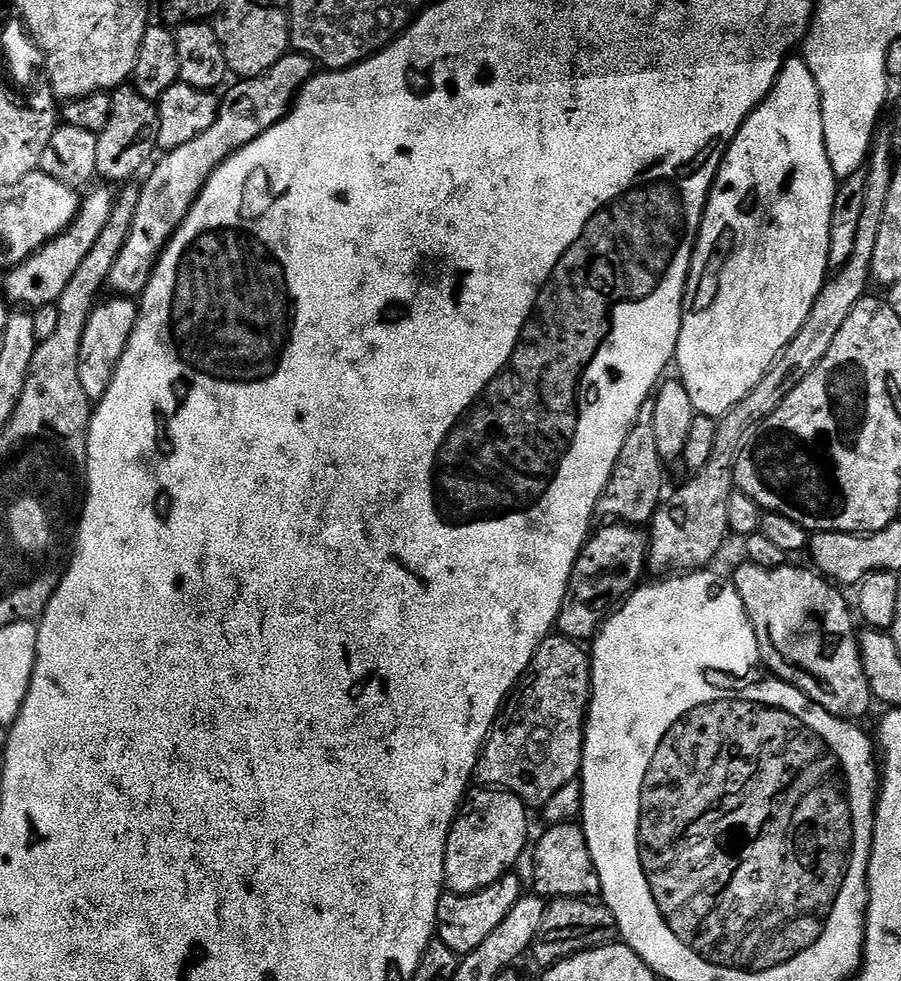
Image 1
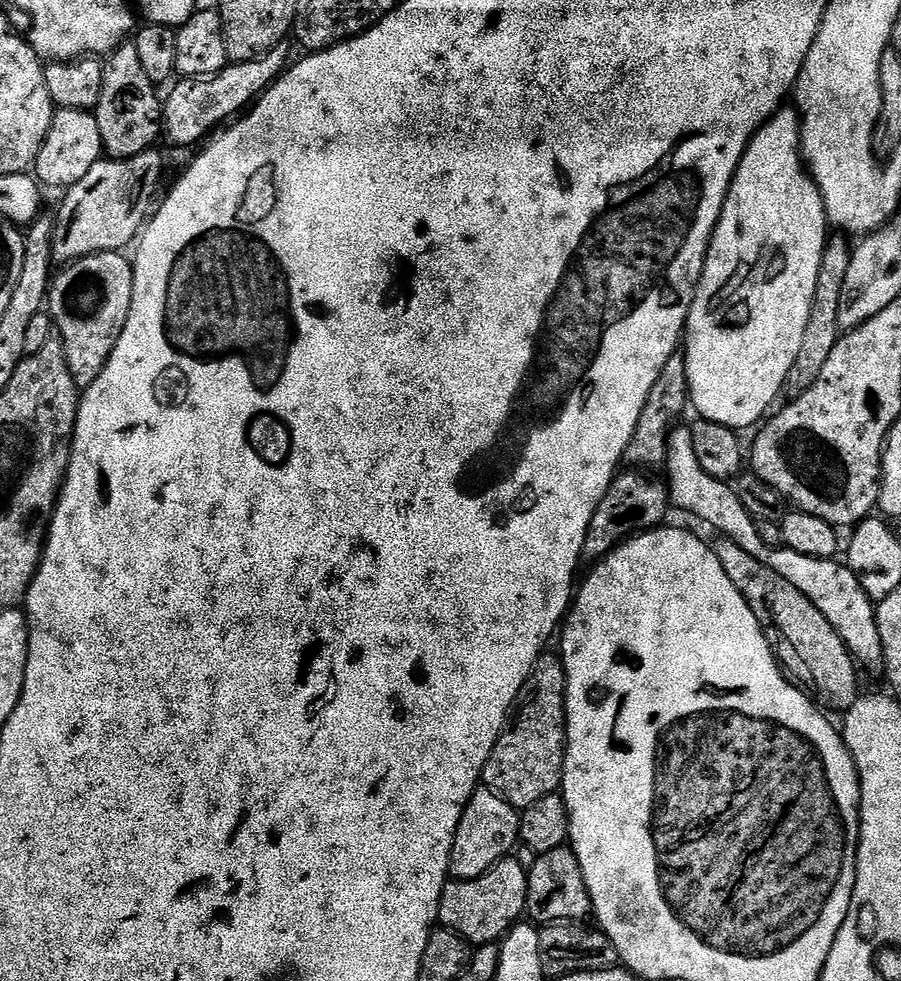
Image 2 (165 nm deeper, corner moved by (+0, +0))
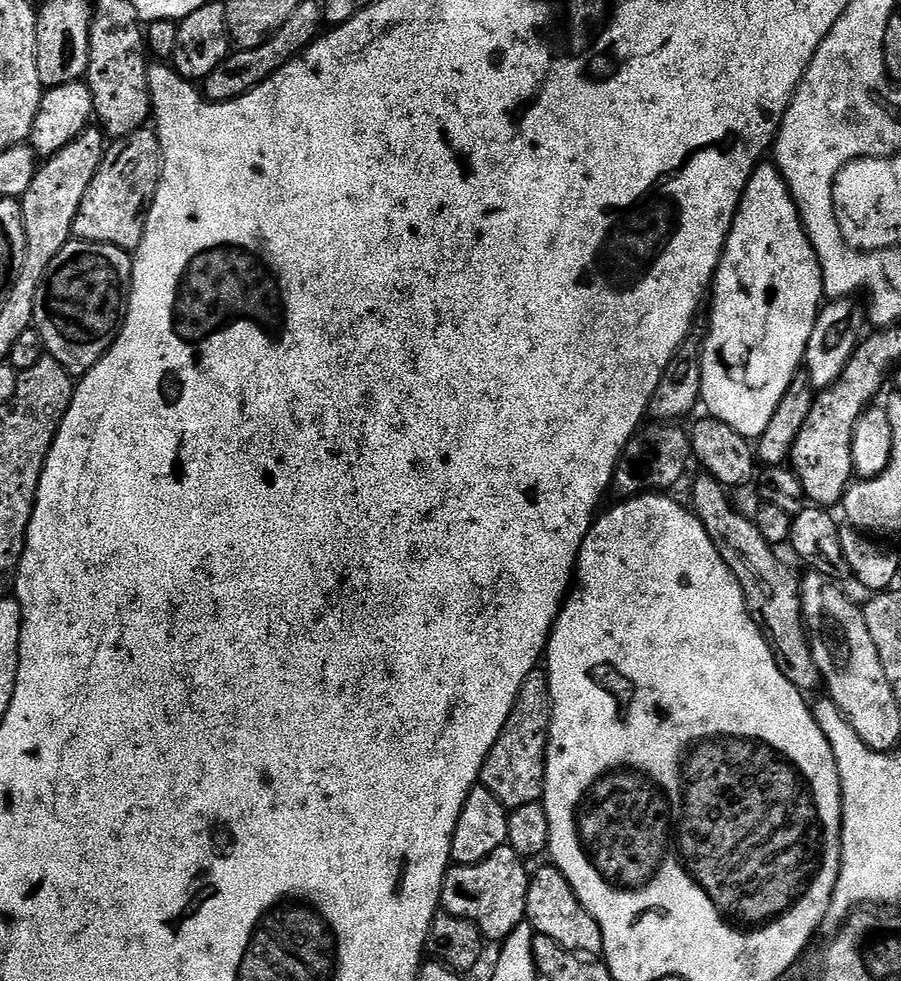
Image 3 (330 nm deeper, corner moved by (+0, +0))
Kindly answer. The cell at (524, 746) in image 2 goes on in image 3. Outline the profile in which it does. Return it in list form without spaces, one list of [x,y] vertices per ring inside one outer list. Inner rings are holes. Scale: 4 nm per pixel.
[[[538,666],[526,674],[526,682],[516,695],[514,710],[498,734],[498,742],[490,750],[486,762],[480,771],[479,783],[502,806],[509,810],[518,806],[537,803],[544,795],[544,775],[546,774],[546,750],[548,749],[548,731],[552,721],[552,699],[548,689],[548,674]]]

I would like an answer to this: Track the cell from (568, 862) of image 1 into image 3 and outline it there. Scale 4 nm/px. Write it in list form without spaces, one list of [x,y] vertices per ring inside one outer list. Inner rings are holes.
[[[555,866],[540,868],[531,873],[526,894],[526,920],[532,925],[533,933],[554,938],[568,950],[582,950],[586,954],[600,956],[604,950],[602,930],[598,922],[582,906],[582,902],[574,894],[570,882]]]

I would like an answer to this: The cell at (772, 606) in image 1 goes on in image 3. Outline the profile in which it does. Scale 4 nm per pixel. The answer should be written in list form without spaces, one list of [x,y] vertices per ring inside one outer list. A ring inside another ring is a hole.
[[[700,474],[700,477],[692,484],[690,507],[702,522],[706,534],[710,534],[710,542],[714,542],[722,562],[726,562],[726,566],[734,574],[734,578],[744,595],[748,612],[762,625],[762,631],[772,646],[772,653],[776,655],[776,661],[782,674],[786,674],[788,681],[798,689],[809,690],[808,688],[816,687],[819,689],[822,681],[818,666],[814,662],[812,647],[808,645],[808,633],[804,626],[804,611],[800,601],[800,580],[776,557],[777,549],[768,544],[766,538],[762,538],[762,533],[758,531],[755,519],[751,515],[743,516],[732,505],[732,500],[728,496],[731,496],[729,489],[720,485],[712,476]]]

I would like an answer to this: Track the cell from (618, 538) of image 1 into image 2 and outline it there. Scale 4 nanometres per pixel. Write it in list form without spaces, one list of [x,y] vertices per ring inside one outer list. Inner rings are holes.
[[[640,470],[621,471],[613,479],[608,492],[602,498],[594,518],[590,522],[590,530],[586,534],[583,559],[595,562],[607,556],[616,547],[621,539],[620,528],[632,528],[628,530],[647,530],[659,528],[665,523],[670,509],[670,497],[668,485],[663,479],[655,480],[655,475],[645,474]]]

